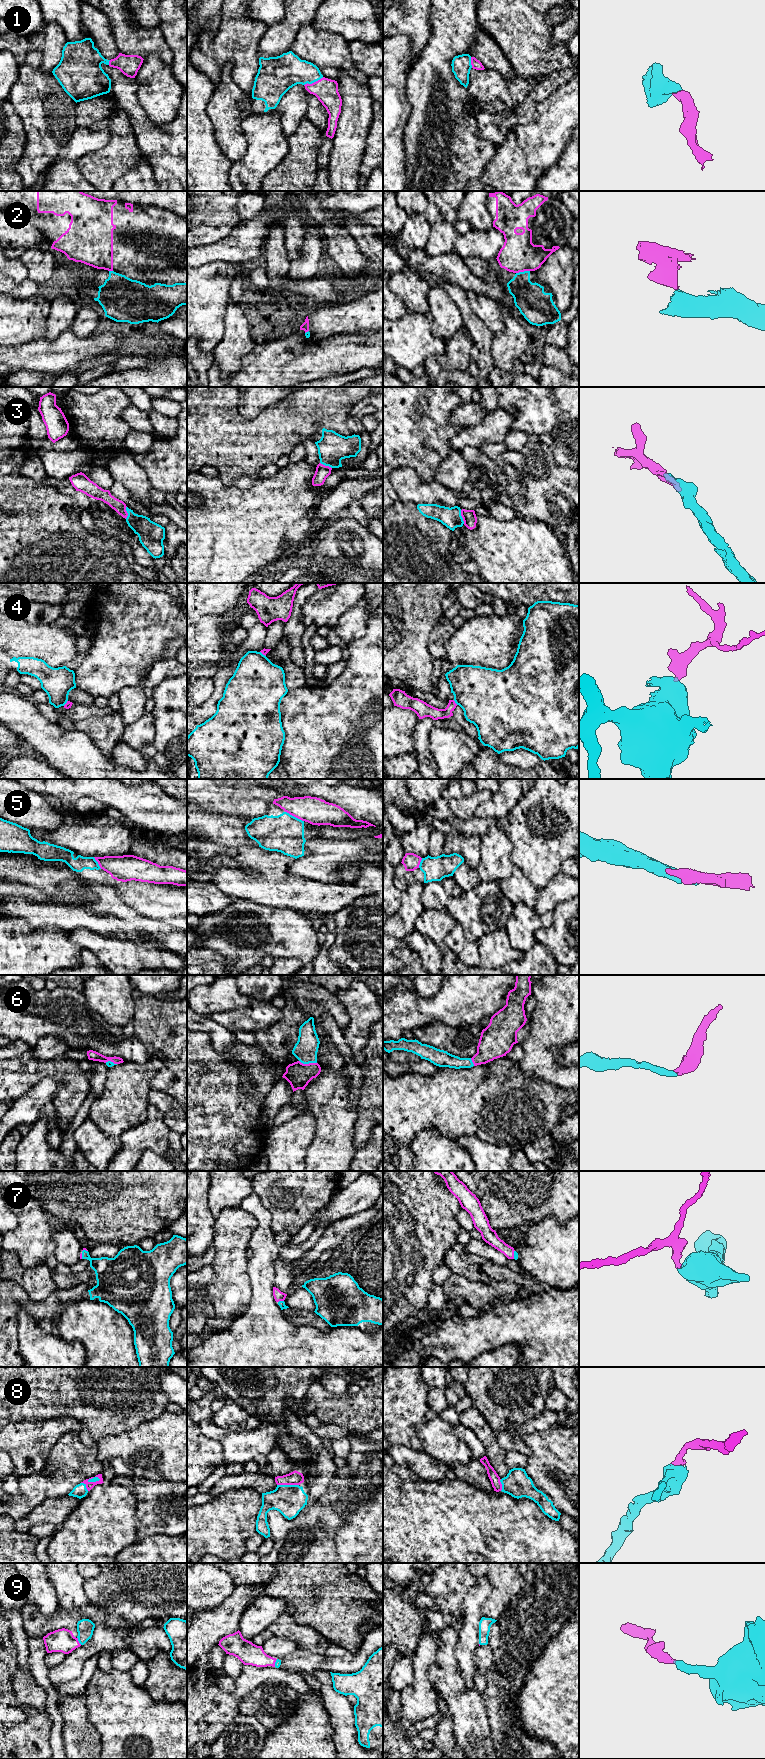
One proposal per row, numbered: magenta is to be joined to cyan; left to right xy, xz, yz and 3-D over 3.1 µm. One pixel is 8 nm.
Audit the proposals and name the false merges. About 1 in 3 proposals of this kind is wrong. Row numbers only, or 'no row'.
2, 4, 5

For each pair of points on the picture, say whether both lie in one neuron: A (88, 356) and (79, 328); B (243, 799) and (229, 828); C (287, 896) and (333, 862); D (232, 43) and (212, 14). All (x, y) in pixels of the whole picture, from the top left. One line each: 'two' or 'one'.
A: two
B: two
C: two
D: two

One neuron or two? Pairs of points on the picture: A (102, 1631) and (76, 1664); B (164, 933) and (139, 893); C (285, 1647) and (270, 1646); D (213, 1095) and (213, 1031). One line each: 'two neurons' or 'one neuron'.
A: one neuron
B: two neurons
C: one neuron
D: two neurons

